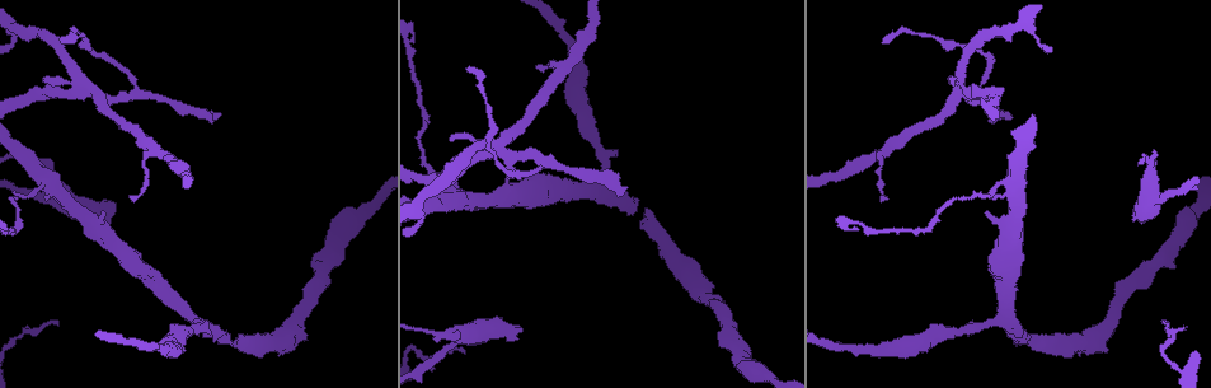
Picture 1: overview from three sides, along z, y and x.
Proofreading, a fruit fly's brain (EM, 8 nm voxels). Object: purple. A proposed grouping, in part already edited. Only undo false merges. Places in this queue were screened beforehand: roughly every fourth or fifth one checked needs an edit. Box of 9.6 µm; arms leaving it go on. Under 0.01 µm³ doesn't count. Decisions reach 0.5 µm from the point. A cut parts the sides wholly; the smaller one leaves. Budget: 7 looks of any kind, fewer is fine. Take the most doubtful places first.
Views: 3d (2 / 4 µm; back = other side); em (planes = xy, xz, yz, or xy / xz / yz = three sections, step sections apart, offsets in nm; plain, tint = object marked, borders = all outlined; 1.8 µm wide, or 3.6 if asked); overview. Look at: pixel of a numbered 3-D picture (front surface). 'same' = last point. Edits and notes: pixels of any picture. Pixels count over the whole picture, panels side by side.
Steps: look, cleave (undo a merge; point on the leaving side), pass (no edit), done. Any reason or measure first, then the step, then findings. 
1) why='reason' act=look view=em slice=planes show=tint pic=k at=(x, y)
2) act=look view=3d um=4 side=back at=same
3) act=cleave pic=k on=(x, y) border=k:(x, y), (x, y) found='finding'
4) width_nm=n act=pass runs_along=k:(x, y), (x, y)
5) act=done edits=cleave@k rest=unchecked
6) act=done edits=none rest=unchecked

why='arms part here' act=look view=3d um=2 pic=1 at=(499, 143)

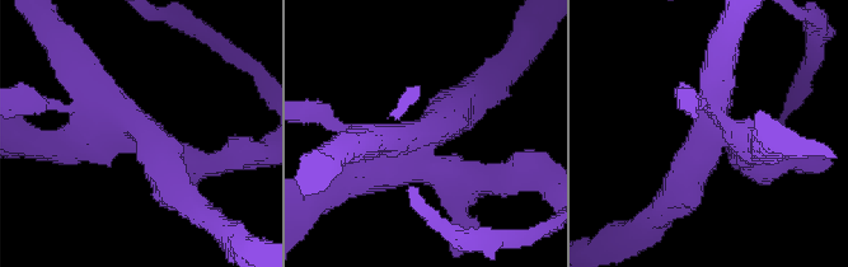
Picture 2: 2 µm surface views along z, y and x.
act=look view=em slice=yz step=8 show=tint pic=2 at=(720, 136)

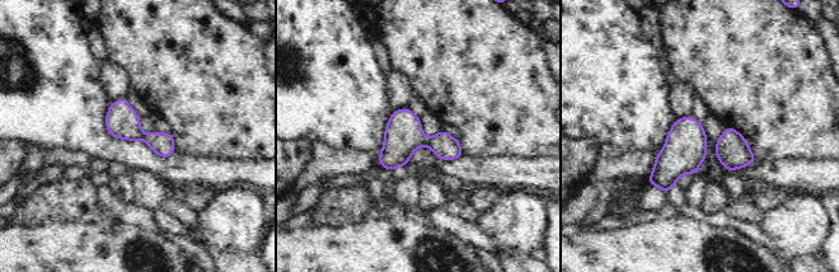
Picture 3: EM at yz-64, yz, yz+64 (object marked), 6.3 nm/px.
why='another direction' act=look view=em slice=planes show=tint at=same

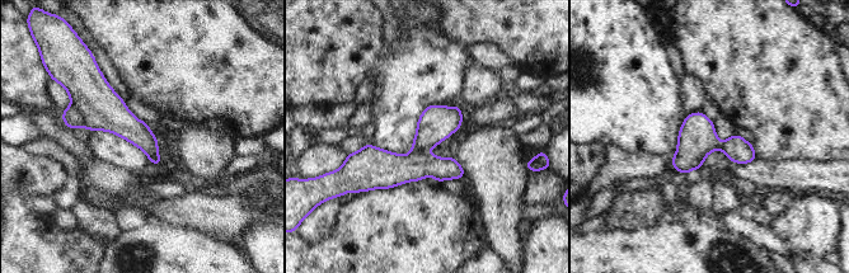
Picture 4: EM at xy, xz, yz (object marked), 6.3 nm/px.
width_nm=160 act=cleave pic=4 on=(71, 117) part_leaving=4:(353, 160), (460, 174) found='a second neuron is stuck on'

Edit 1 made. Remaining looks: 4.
why='calibre changes' act=look view=3d um=2 pic=1 at=(47, 182)

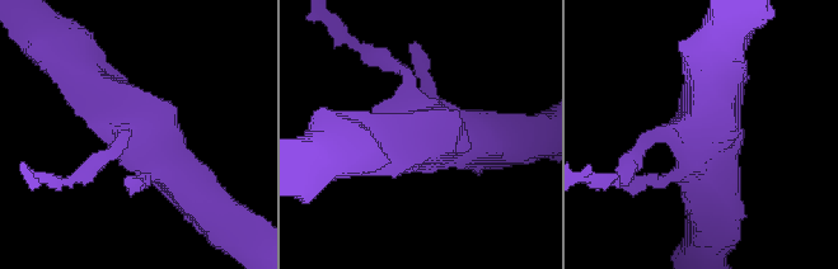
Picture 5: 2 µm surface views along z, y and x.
act=look view=em slice=planes show=tint pic=5 at=(697, 131)

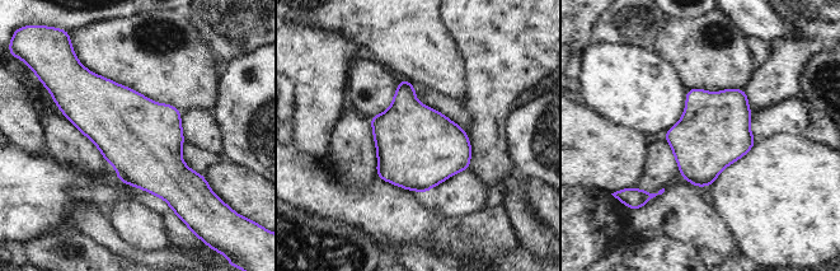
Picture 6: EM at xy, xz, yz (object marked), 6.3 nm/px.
act=pass found='continuous, no second neuron'

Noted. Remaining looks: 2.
act=done edits=cleave@4 rest=unchecked

